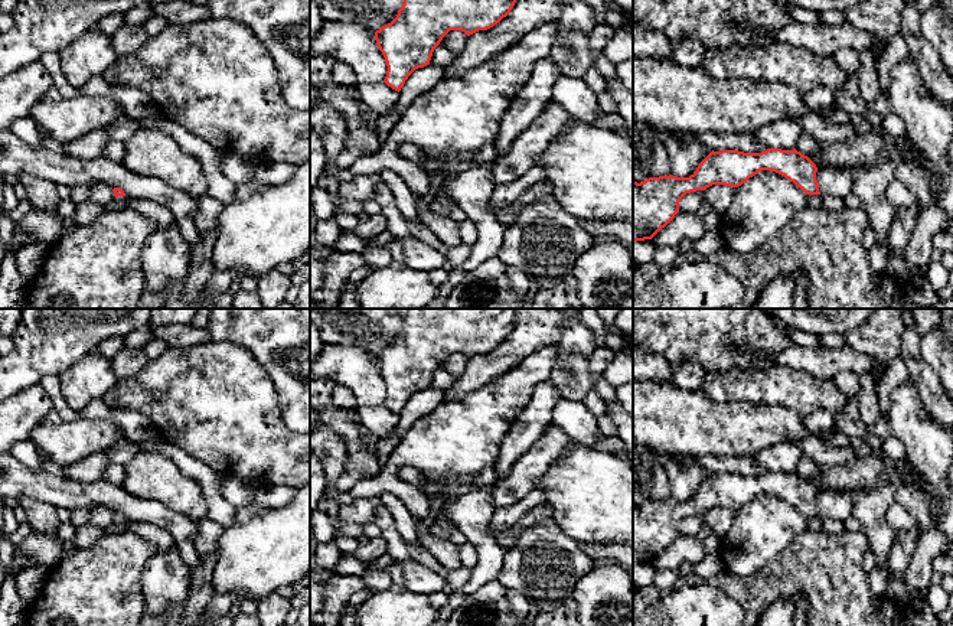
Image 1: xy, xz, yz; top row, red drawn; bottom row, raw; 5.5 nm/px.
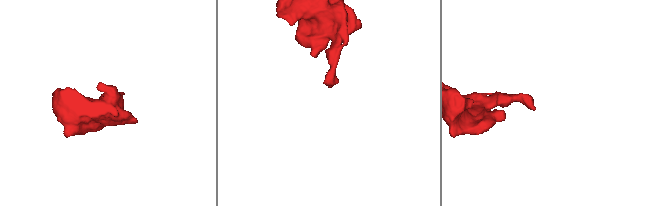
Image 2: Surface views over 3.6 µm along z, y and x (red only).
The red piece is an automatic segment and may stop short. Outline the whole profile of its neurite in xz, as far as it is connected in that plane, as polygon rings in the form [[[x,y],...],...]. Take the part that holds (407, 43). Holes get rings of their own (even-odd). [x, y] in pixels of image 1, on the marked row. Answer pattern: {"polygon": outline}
{"polygon": [[[404,0],[396,17],[375,32],[388,66],[384,82],[399,92],[415,69],[430,65],[434,49],[450,30],[461,30],[467,36],[487,30],[506,17],[515,3],[516,0]]]}

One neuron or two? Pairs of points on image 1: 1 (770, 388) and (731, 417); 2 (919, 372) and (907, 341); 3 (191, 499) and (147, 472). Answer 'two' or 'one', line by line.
1: two
2: one
3: one

